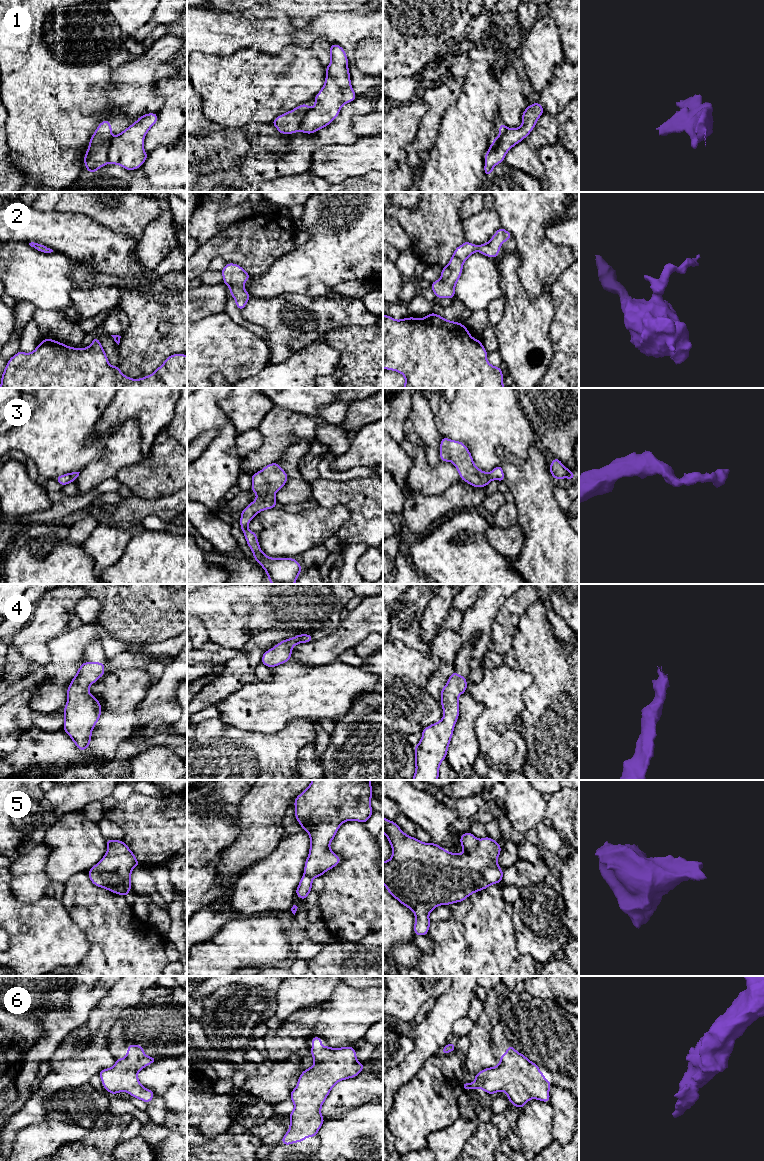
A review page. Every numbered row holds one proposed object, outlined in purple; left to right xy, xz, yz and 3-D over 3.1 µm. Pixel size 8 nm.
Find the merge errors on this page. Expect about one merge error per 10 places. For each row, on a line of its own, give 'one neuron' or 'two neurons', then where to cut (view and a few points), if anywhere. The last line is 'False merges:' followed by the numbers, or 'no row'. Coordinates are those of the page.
1: two neurons; cut in xy along (112, 137), (109, 143), (108, 162)
2: one neuron; no cut
3: one neuron; no cut
4: one neuron; no cut
5: one neuron; no cut
6: one neuron; no cut
False merges: 1

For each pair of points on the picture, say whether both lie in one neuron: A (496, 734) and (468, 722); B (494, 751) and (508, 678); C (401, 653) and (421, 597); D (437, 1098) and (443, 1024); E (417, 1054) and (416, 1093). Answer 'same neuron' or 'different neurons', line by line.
A: different neurons
B: same neuron
C: different neurons
D: different neurons
E: different neurons

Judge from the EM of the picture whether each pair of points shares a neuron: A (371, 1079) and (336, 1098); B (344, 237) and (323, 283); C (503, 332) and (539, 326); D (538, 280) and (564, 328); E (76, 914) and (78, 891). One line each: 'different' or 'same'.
A: same
B: same
C: same
D: different
E: same

